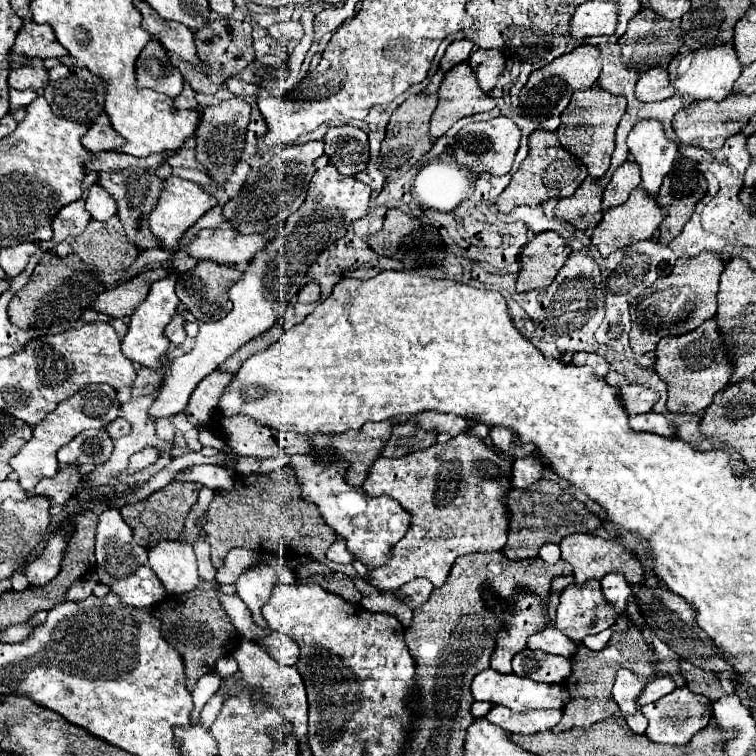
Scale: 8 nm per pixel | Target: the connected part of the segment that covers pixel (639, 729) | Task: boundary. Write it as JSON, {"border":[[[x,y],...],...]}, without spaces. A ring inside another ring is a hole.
{"border":[[[635,713],[635,715],[629,715],[629,717],[625,717],[627,719],[627,725],[635,731],[635,733],[639,733],[639,735],[645,735],[645,729],[647,729],[647,721],[643,719],[643,715],[641,713]]]}

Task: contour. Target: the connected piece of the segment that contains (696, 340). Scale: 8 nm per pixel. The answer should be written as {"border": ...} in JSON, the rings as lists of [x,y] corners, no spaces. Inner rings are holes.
{"border":[[[715,317],[705,321],[699,329],[679,335],[679,337],[663,337],[657,345],[657,375],[669,387],[667,409],[671,413],[701,413],[705,407],[713,403],[717,391],[725,389],[733,375],[733,361],[727,357],[725,345],[721,341],[721,333]]]}

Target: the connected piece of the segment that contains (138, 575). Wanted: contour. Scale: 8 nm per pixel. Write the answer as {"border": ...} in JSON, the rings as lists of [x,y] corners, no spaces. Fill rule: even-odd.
{"border":[[[103,509],[99,513],[99,525],[97,525],[97,541],[95,541],[95,557],[97,557],[97,573],[99,581],[109,585],[113,593],[121,597],[125,605],[133,607],[151,607],[159,603],[167,591],[149,567],[147,551],[133,541],[129,525],[123,521],[119,509]]]}

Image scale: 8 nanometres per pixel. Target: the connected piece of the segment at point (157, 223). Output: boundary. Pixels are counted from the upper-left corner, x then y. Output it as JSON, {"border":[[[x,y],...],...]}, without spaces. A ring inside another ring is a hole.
{"border":[[[171,175],[169,179],[165,179],[165,187],[163,187],[161,197],[159,197],[159,203],[157,203],[155,211],[151,213],[151,219],[149,219],[151,231],[153,231],[155,237],[161,239],[161,247],[163,249],[177,249],[179,243],[181,243],[183,233],[191,225],[195,225],[195,221],[199,217],[203,217],[215,205],[217,205],[217,199],[213,195],[205,193],[197,183]]]}

